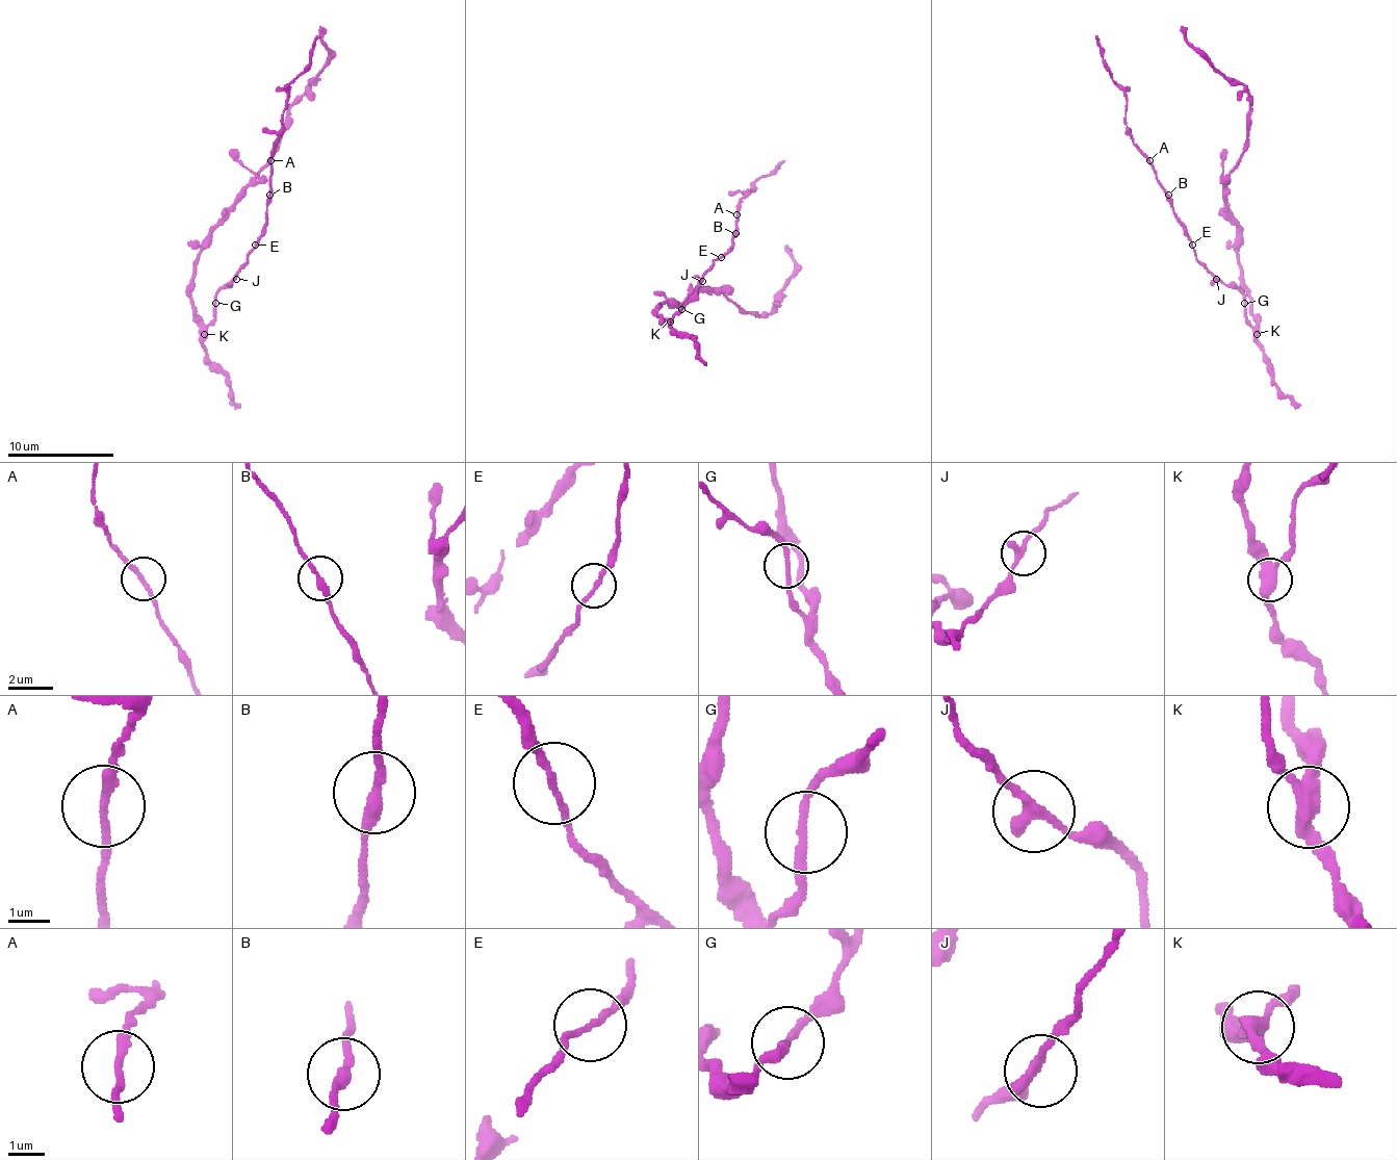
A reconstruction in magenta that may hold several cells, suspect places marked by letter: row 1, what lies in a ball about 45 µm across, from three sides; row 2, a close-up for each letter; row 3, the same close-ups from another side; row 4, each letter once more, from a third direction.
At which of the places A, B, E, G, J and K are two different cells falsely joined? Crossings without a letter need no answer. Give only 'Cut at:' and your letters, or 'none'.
Cut at: K

